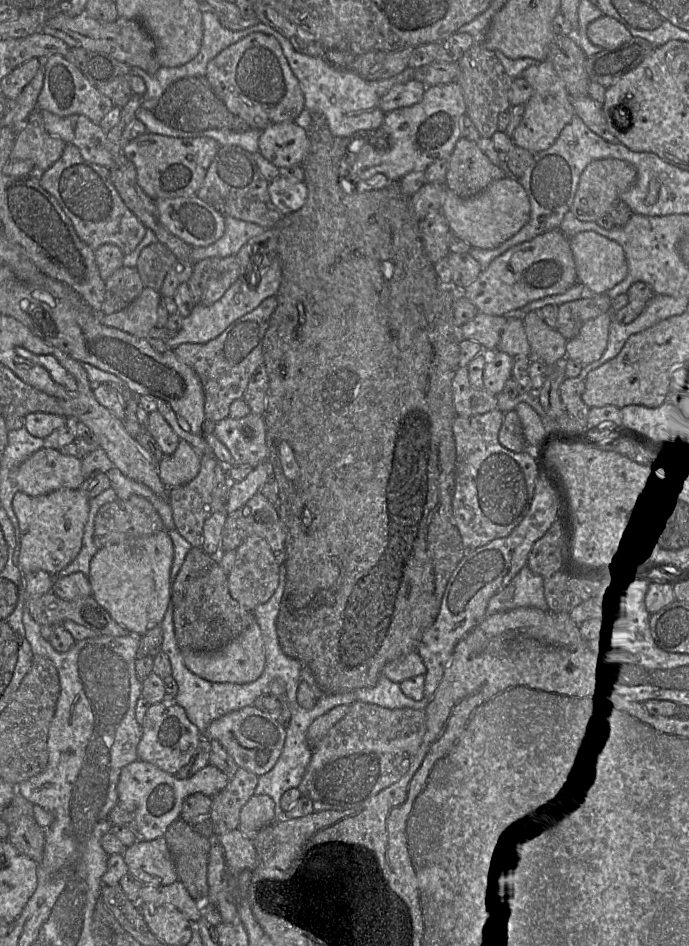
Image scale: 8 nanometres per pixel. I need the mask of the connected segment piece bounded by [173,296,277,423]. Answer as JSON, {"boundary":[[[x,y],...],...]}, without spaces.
{"boundary":[[[268,297],[254,310],[230,324],[216,338],[203,344],[184,343],[173,349],[177,358],[191,367],[201,381],[207,421],[216,423],[228,417],[231,403],[243,399],[251,376],[264,366],[263,339],[276,306],[276,297]]]}

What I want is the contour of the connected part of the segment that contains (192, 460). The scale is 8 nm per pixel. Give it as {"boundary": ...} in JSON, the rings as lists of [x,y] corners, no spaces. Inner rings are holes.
{"boundary":[[[180,439],[177,449],[171,455],[165,455],[157,464],[157,470],[162,483],[168,489],[182,486],[196,477],[200,470],[201,454],[188,442]]]}

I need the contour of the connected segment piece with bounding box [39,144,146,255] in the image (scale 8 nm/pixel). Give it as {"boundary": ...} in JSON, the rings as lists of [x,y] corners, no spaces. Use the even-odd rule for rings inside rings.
{"boundary":[[[66,145],[60,159],[47,170],[39,173],[39,182],[57,200],[79,238],[93,250],[103,244],[113,244],[118,246],[125,255],[130,255],[145,237],[146,227],[122,200],[111,181],[109,169],[86,161],[75,145]]]}

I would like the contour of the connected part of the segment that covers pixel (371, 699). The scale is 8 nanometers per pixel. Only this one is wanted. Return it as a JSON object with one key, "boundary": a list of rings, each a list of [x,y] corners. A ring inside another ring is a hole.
{"boundary":[[[380,676],[375,686],[350,691],[356,701],[372,703],[388,709],[410,708],[424,710],[428,704],[426,699],[414,700],[407,697],[399,683]]]}

